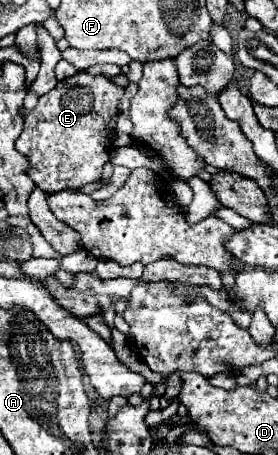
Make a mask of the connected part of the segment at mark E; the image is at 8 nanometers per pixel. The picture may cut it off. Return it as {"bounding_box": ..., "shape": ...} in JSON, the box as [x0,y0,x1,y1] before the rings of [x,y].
{"bounding_box":[16,71,124,193],"shape":[[[78,71],[70,79],[60,81],[52,91],[38,99],[36,109],[24,109],[24,131],[16,139],[16,149],[28,159],[28,175],[32,181],[46,193],[56,193],[64,189],[76,189],[86,183],[94,183],[100,179],[102,167],[110,157],[112,139],[110,133],[116,129],[118,119],[118,101],[124,95],[124,89],[114,85],[108,77],[90,75],[86,71]]]}

